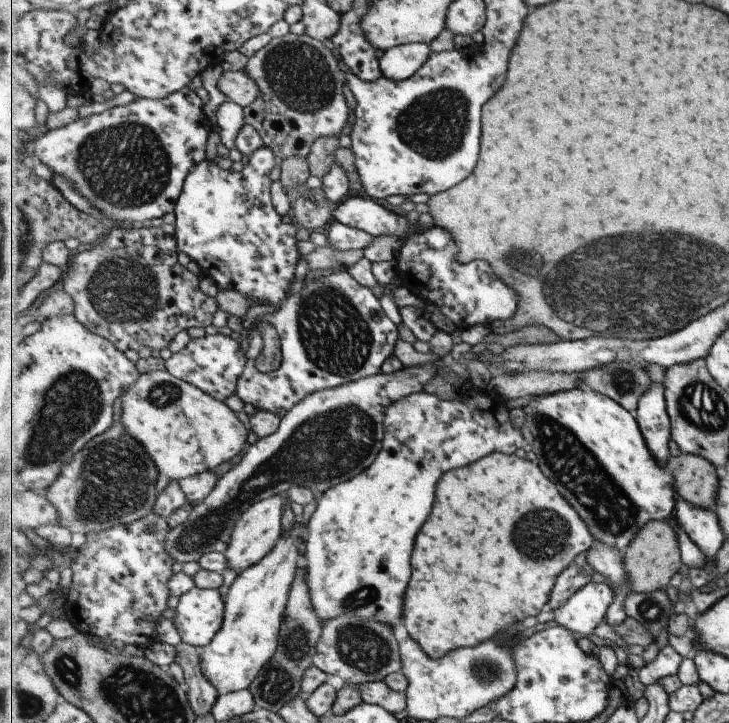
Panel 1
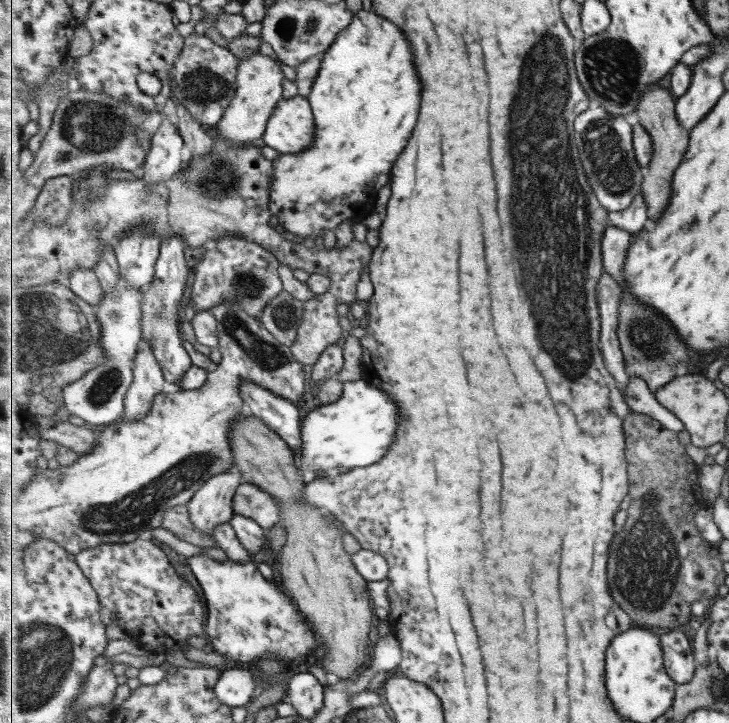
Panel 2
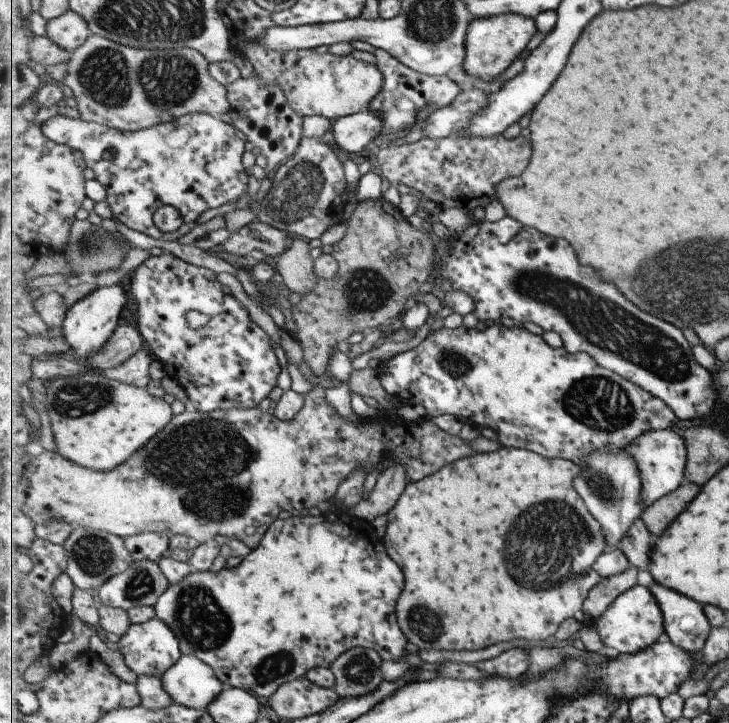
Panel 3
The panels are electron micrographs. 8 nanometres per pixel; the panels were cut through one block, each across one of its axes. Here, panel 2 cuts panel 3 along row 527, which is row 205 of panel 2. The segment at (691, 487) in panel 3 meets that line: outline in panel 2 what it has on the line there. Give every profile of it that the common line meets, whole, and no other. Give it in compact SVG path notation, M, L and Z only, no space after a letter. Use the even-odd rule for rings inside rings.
M668 83L657 84L655 88L645 92L640 104L637 104L634 120L649 130L654 143L654 156L645 173L642 194L649 207L650 223L656 223L663 218L665 210L672 203L673 178L688 152L691 134L680 124L680 117L677 116L677 98Z

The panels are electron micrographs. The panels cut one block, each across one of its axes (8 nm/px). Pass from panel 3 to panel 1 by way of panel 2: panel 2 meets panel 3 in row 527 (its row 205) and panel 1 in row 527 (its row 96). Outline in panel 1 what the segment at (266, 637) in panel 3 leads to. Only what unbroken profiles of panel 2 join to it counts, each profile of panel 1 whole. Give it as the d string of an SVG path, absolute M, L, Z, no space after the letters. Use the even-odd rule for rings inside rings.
M488 386L481 390L472 388L465 393L458 389L458 393L461 396L458 402L439 400L424 391L394 402L384 420L384 445L376 461L354 479L329 489L318 500L308 522L302 558L313 609L323 624L349 615L369 621L375 619L393 628L398 624L405 626L404 604L413 572L413 544L431 516L437 482L450 470L480 461L493 453L514 455L526 445L523 434L509 420L509 410L503 403L505 399L491 392Z

